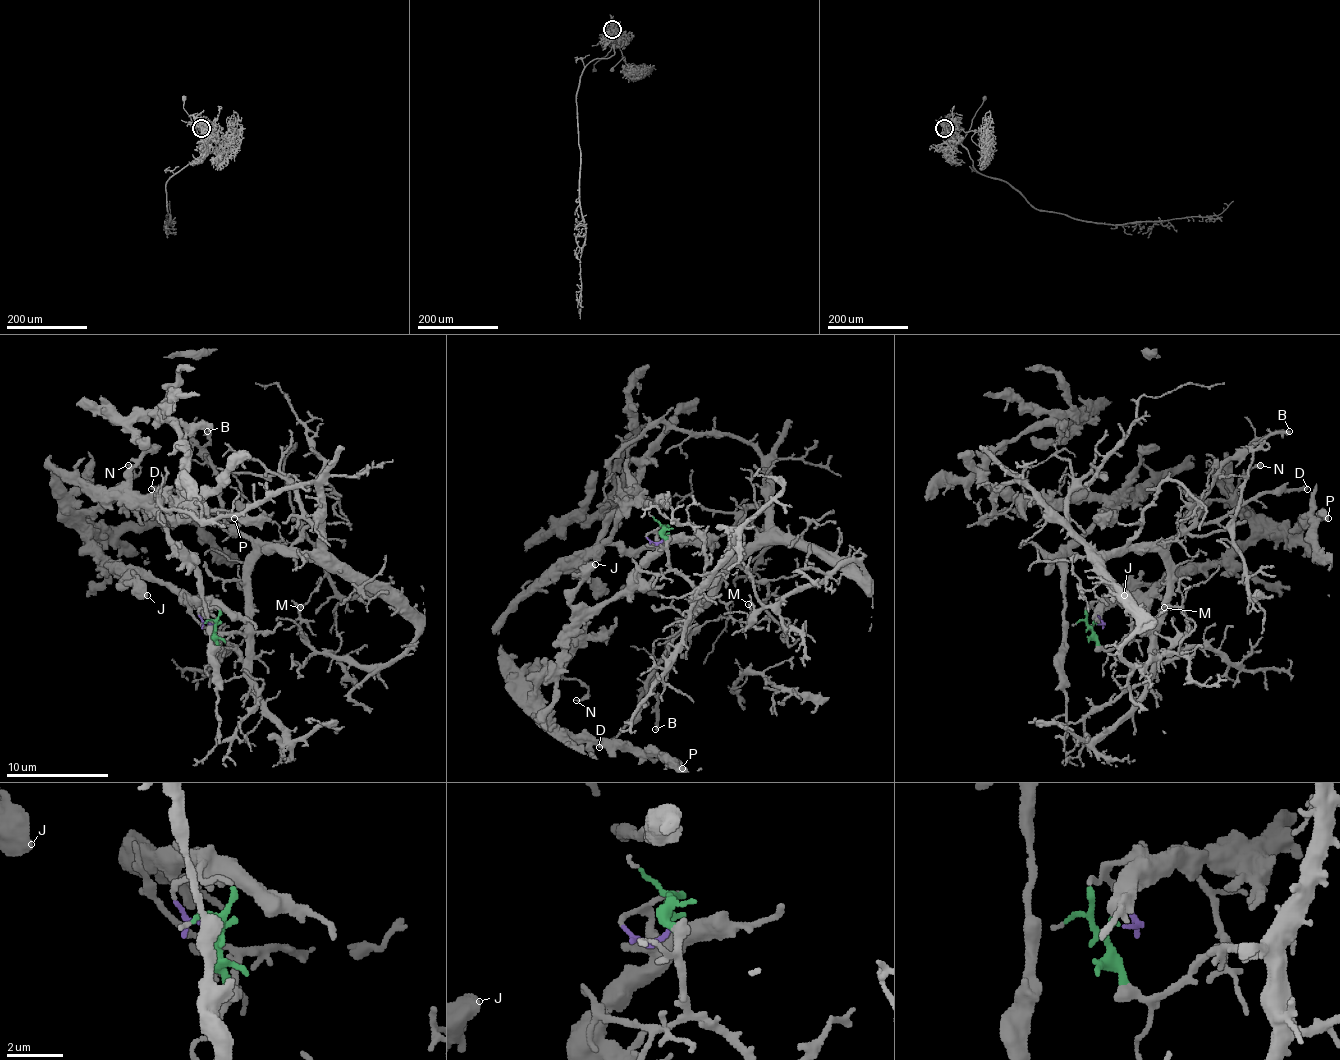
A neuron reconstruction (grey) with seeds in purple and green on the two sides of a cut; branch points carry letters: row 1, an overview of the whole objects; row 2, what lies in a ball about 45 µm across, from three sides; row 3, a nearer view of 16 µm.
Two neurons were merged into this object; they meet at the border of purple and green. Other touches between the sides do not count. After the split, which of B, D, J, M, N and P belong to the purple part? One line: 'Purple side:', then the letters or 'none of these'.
Purple side: J, N, P

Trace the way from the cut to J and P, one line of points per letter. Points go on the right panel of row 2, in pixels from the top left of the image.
J: (1098, 623), (1100, 618), (1093, 603), (1134, 603), (1167, 577), (1162, 583), (1136, 583), (1124, 595)
P: (1098, 623), (1093, 603), (1134, 603), (1147, 590), (1218, 567), (1244, 542), (1290, 534), (1318, 513), (1328, 519)

